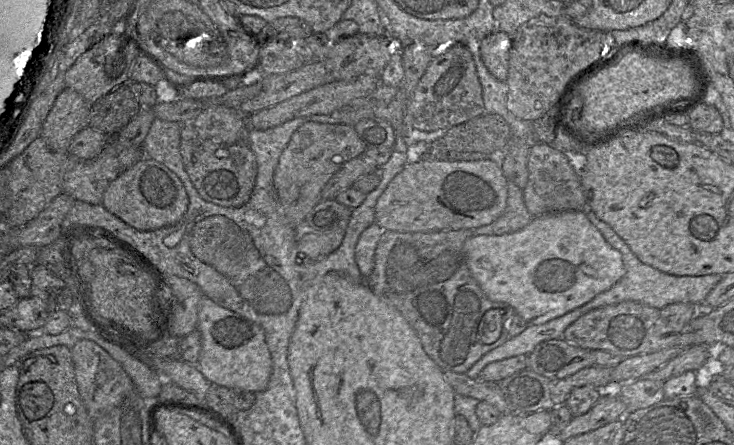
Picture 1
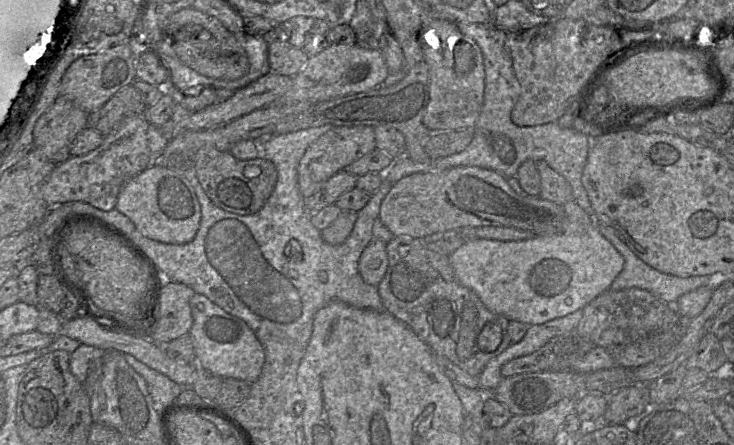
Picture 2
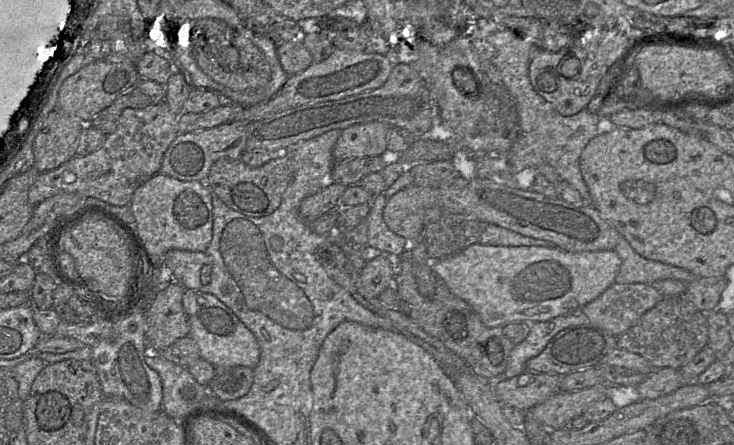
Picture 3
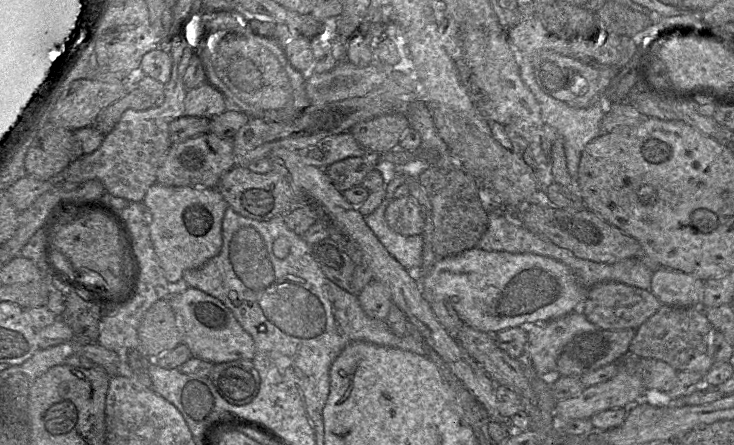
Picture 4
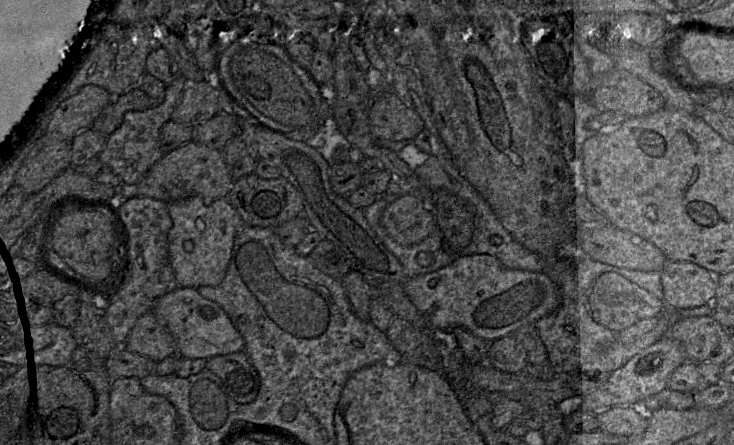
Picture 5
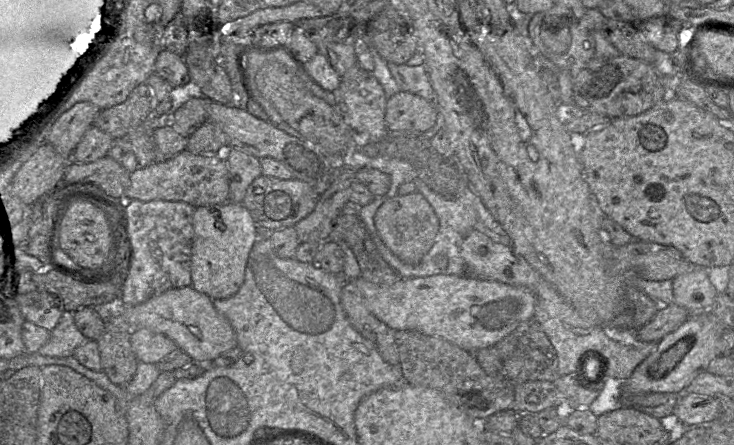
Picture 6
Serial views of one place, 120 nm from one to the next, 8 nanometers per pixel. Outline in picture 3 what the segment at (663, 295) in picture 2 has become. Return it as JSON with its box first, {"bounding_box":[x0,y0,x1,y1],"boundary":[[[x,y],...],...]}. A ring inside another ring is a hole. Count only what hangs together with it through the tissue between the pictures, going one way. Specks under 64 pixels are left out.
{"bounding_box":[615,238,696,285],"boundary":[[[620,238],[615,251],[621,259],[615,283],[651,285],[659,280],[672,279],[689,284],[696,278],[684,269],[643,258],[633,250],[624,238]]]}

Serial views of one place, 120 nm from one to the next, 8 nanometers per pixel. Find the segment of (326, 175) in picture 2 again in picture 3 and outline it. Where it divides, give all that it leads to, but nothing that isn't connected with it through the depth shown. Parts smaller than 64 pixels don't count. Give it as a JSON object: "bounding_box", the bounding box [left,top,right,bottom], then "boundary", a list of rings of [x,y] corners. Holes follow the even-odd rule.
{"bounding_box":[332,121,397,164],"boundary":[[[375,121],[343,129],[332,151],[334,164],[346,159],[381,156],[387,151],[391,127],[397,126]]]}

